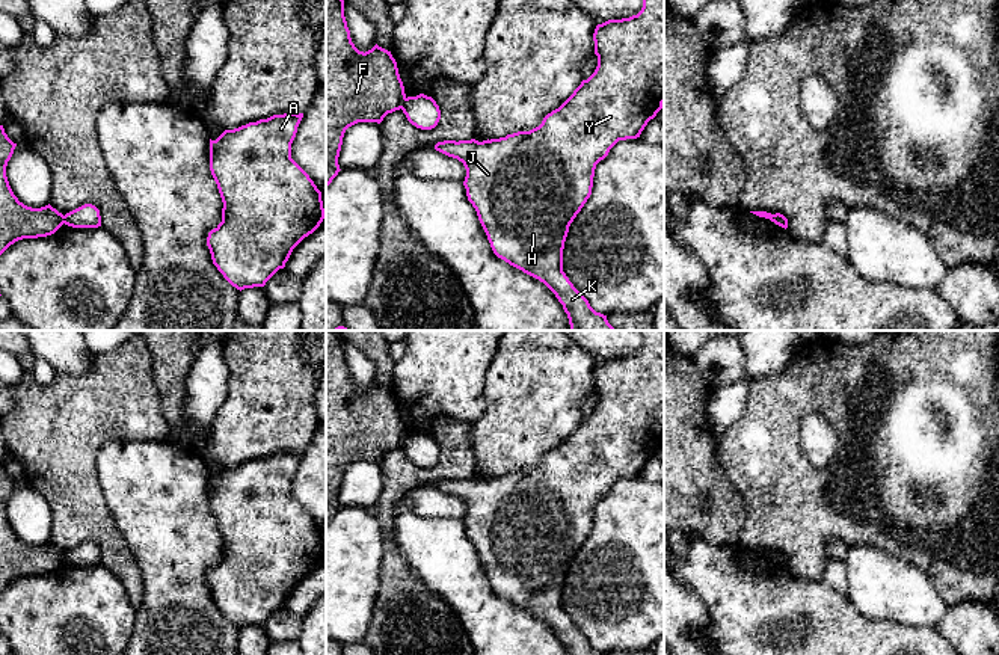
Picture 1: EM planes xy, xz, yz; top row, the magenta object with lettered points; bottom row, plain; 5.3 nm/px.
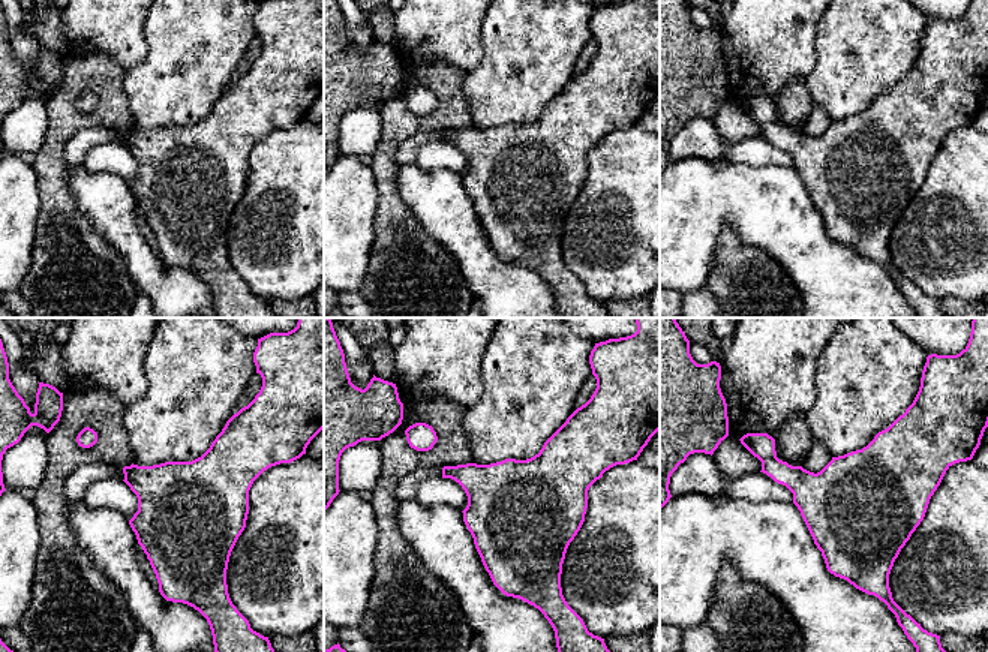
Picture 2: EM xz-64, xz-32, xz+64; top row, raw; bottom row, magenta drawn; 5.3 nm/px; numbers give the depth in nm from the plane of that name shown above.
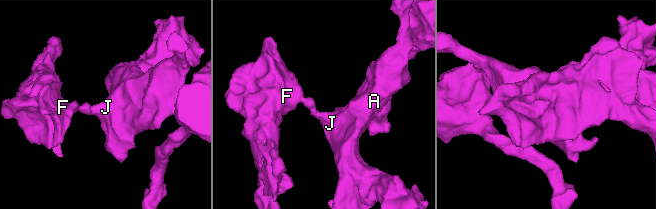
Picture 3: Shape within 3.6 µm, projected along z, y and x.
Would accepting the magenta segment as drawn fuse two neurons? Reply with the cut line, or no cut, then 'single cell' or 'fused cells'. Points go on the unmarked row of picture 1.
xz (406, 436), (400, 445) | fused cells

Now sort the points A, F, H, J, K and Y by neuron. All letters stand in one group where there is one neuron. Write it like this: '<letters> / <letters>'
A H J K Y / F

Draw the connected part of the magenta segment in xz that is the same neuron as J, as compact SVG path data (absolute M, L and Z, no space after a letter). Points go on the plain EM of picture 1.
M641 331L641 337L643 346L637 353L596 364L595 411L582 418L558 447L548 451L539 465L483 480L444 478L435 483L436 489L463 501L466 534L477 549L493 592L543 620L563 643L567 655L607 655L590 644L563 610L563 587L569 564L592 533L596 503L619 478L640 475L664 442L664 331Z

